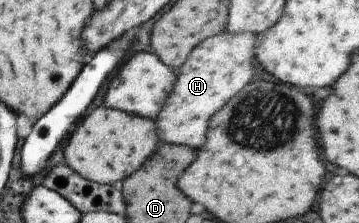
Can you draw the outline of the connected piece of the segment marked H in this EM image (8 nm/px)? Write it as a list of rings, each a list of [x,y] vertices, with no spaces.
[[[222,32],[202,41],[188,57],[188,60],[178,69],[175,89],[164,103],[160,114],[154,119],[157,122],[161,144],[188,145],[199,149],[205,145],[208,134],[208,120],[214,113],[222,110],[228,104],[228,99],[234,96],[254,74],[254,42],[256,38],[250,33],[230,34]]]

